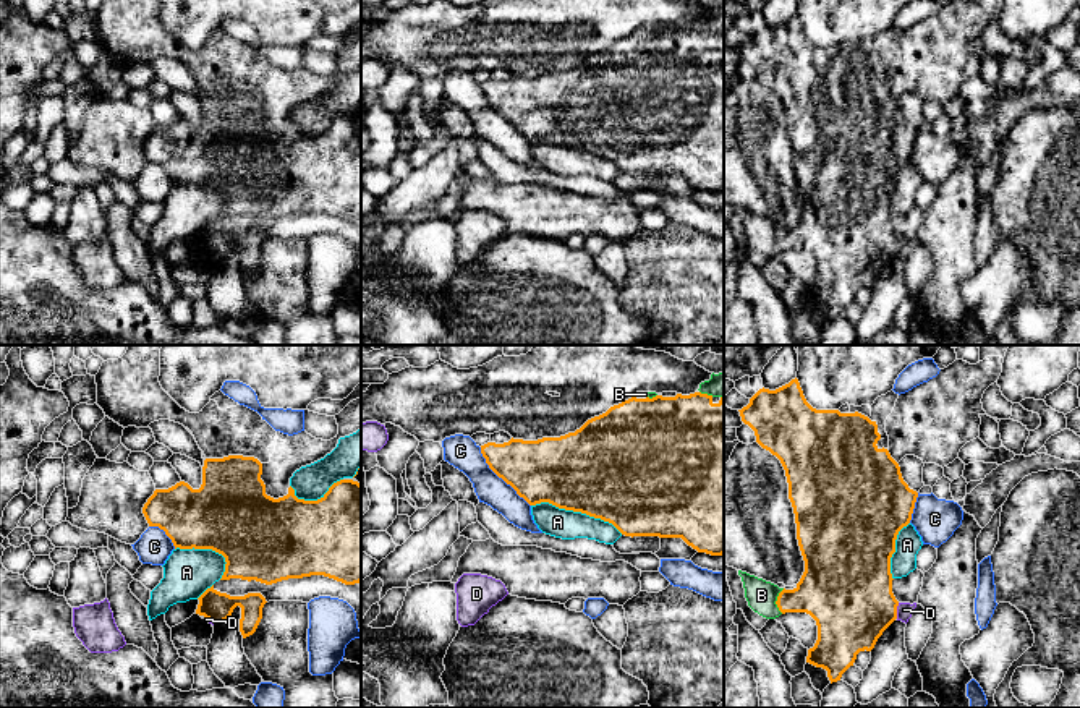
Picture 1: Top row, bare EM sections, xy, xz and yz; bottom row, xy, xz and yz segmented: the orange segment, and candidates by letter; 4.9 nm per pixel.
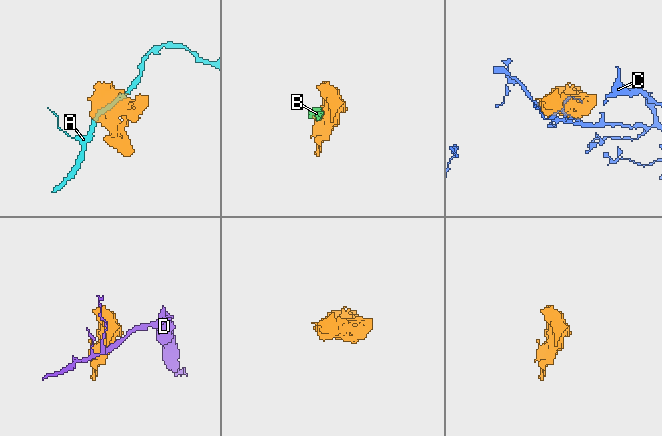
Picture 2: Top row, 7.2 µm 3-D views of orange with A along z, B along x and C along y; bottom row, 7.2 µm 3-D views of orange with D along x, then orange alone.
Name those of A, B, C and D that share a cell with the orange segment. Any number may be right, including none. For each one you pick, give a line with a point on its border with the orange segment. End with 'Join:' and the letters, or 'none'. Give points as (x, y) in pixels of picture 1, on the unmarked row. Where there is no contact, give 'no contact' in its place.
B: contact yz (776, 238)
Join: B

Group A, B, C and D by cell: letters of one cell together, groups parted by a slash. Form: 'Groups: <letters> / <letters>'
Groups: A / B / C / D

